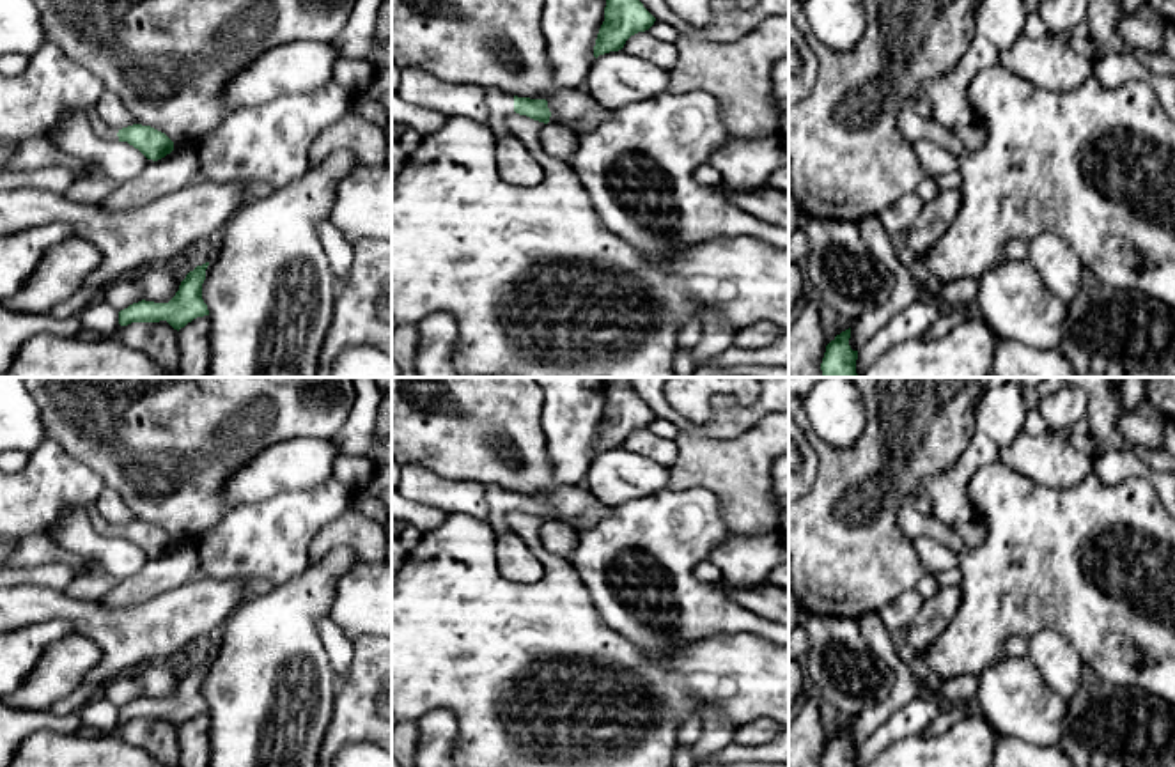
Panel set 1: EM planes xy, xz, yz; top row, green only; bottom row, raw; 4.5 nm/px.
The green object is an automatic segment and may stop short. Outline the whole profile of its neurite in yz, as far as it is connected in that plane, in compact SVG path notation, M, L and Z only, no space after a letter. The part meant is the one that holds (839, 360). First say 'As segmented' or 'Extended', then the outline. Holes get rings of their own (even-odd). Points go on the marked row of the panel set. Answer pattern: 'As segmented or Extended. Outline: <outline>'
As segmented. Outline: M851 328L837 335L828 345L821 363L822 377L860 377L856 374L858 351L849 345Z

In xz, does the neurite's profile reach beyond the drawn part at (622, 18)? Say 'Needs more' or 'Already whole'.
Already whole

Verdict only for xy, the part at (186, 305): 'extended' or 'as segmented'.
as segmented

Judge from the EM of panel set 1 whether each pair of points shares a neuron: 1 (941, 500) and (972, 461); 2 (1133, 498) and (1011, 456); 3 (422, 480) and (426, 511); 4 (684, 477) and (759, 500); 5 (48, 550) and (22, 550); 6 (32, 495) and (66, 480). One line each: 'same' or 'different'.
1: same
2: different
3: different
4: same
5: same
6: same

